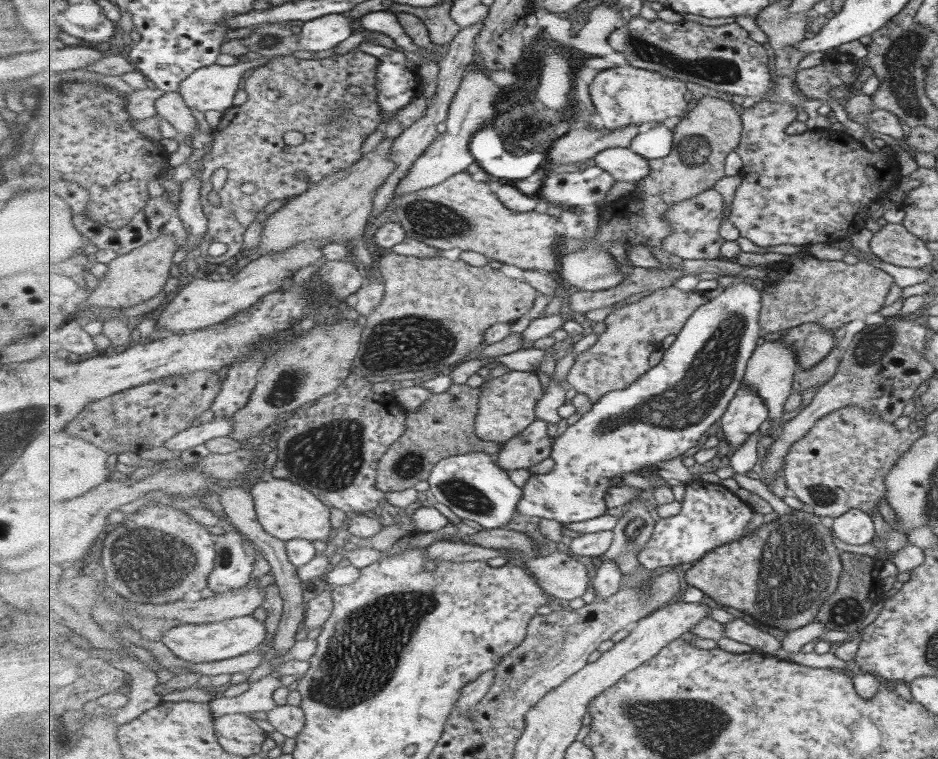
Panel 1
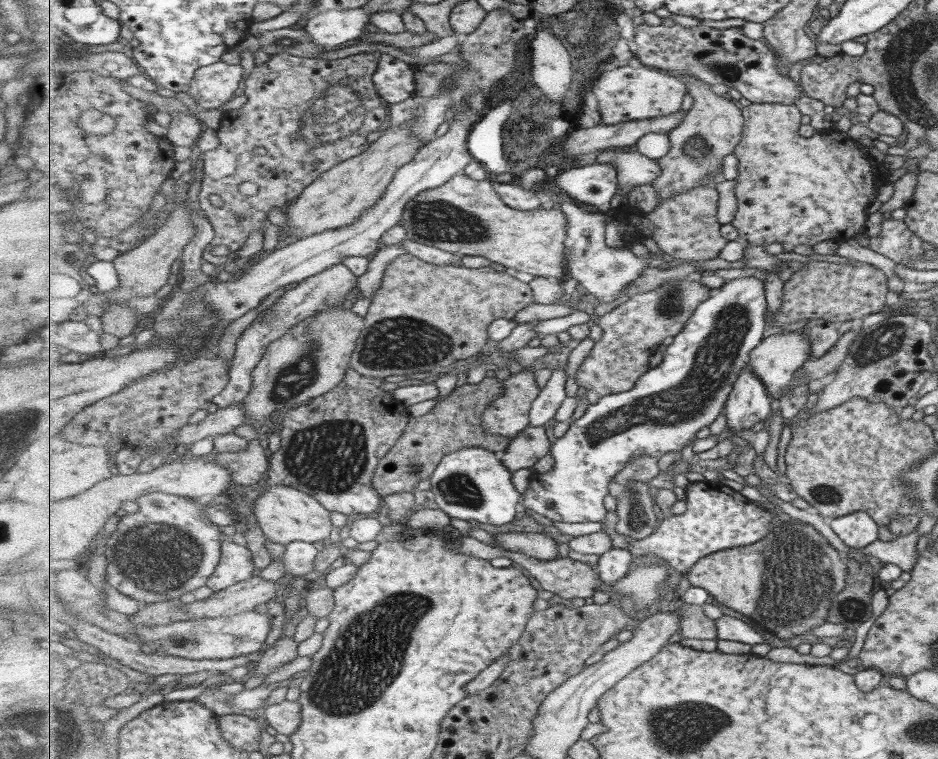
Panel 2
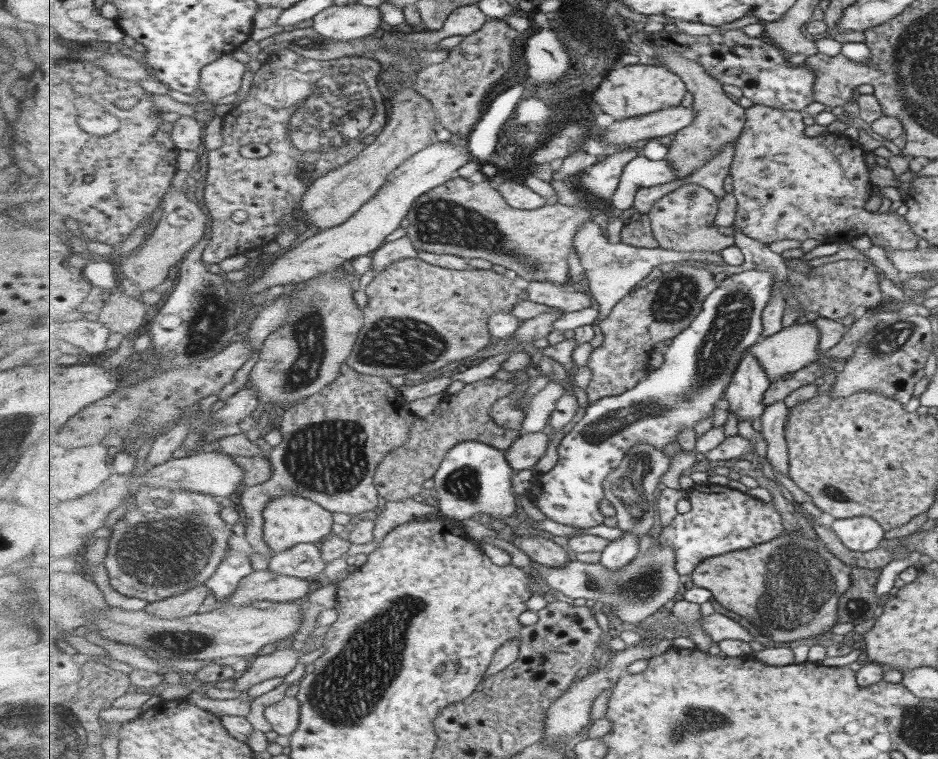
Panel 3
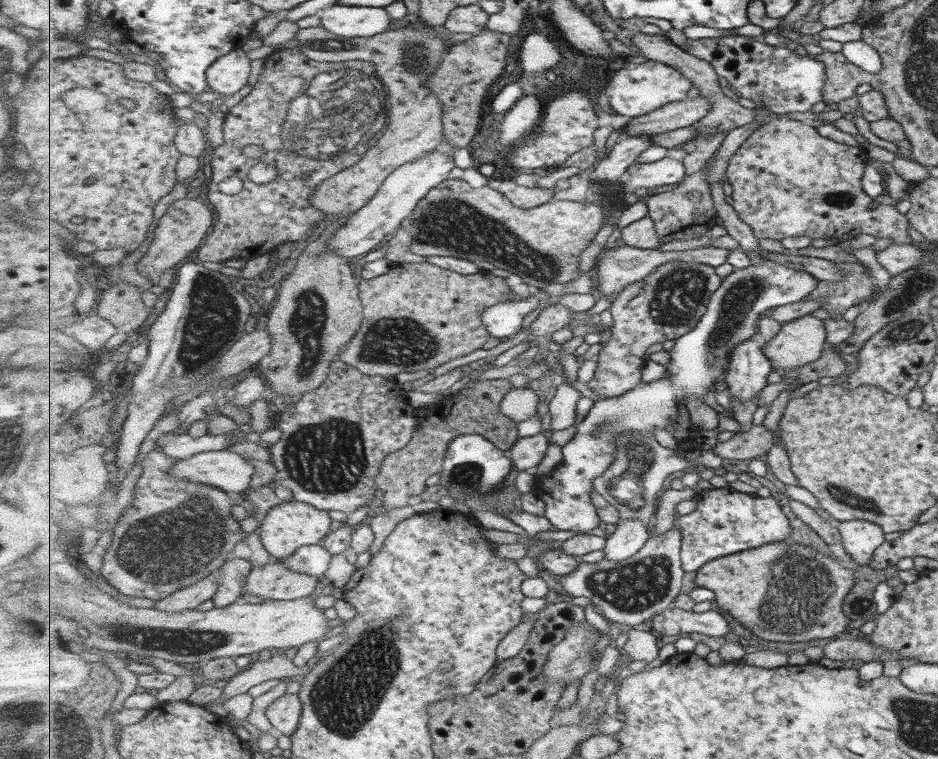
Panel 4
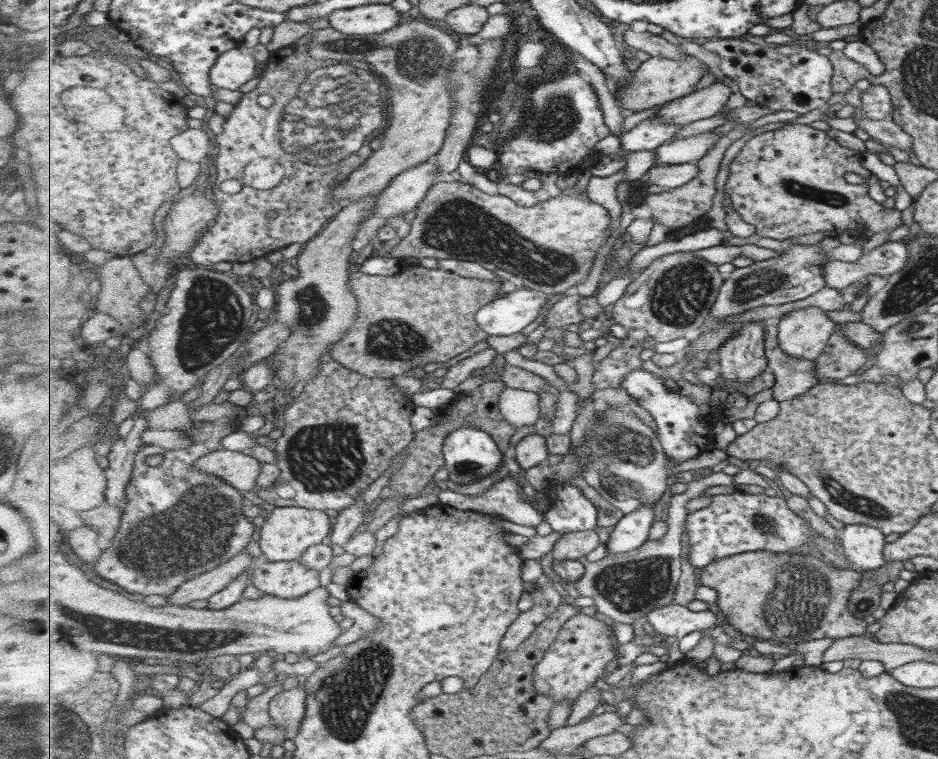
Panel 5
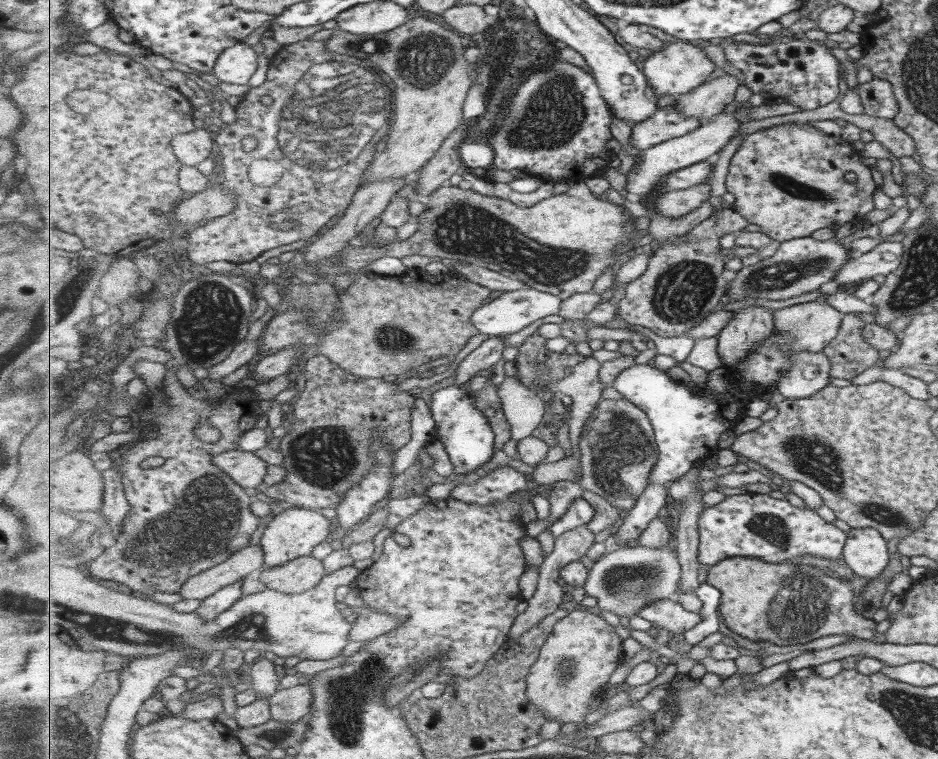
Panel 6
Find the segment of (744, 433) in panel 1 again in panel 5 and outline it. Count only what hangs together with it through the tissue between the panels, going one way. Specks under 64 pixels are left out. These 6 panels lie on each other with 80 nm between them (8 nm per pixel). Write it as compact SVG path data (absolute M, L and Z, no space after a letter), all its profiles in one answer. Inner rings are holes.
M767 321L746 322L718 348L722 376L726 382L749 384L769 367L766 355Z

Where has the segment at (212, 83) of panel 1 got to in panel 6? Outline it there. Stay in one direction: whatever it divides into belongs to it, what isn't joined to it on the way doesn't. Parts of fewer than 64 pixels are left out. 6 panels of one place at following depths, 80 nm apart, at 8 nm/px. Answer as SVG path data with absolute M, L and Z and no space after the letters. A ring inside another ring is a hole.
M242 42L223 52L213 75L221 80L221 83L247 85L251 76L257 72L257 68L265 62L264 57L253 50L253 45Z

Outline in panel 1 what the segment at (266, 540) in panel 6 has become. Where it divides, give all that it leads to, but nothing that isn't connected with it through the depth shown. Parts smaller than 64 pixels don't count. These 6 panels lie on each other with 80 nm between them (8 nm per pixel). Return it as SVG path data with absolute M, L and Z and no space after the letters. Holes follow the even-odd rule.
M267 478L255 483L250 492L254 496L256 513L263 529L283 542L303 538L327 542L333 537L331 510L314 492L292 480Z

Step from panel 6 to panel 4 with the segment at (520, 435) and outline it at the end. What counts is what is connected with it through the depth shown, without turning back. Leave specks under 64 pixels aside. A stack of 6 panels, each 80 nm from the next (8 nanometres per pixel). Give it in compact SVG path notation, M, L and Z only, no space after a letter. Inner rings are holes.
M518 387L505 394L500 404L501 412L511 417L516 423L529 420L537 415L539 396L530 387Z

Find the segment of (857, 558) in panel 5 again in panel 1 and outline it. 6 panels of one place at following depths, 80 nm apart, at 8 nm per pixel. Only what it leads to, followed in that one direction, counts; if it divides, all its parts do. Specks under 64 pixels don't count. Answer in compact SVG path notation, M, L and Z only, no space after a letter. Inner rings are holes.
M854 508L832 519L830 530L841 542L853 546L869 544L875 539L869 514Z

